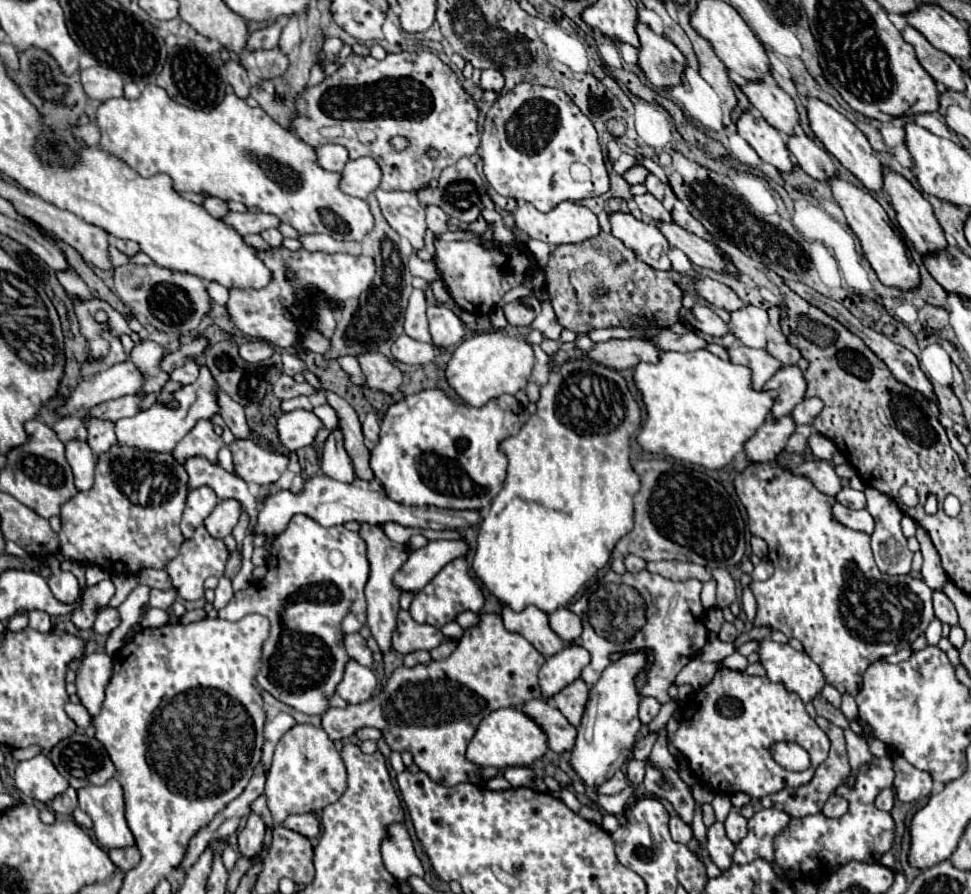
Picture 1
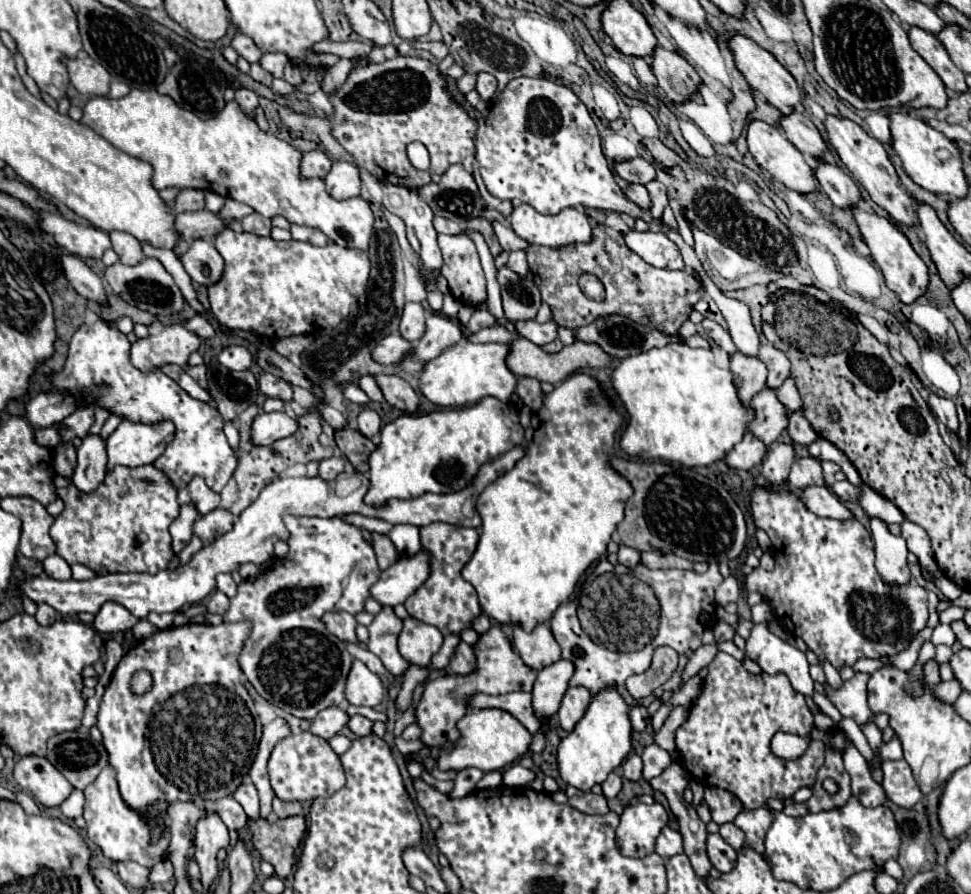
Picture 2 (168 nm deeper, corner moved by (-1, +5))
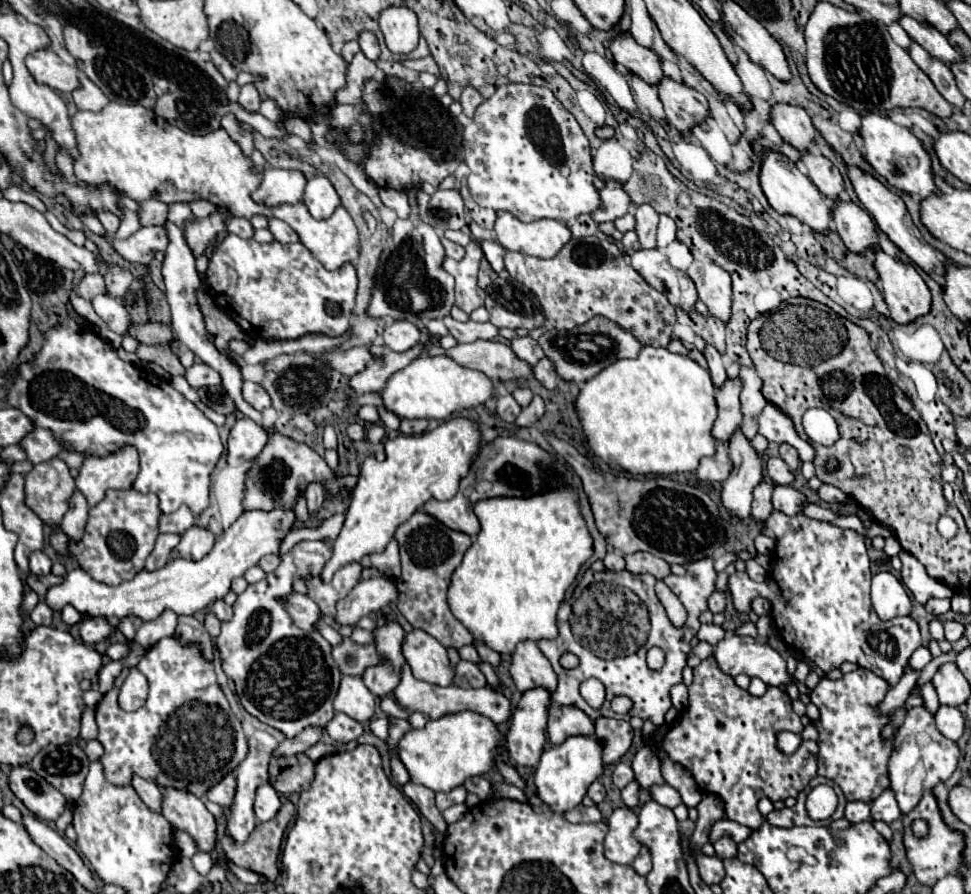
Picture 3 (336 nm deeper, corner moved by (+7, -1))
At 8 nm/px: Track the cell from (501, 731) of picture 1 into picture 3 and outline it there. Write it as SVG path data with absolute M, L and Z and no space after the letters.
M459 712L427 722L423 730L411 730L399 740L399 760L407 768L411 782L423 784L433 792L449 792L463 784L465 778L481 776L495 768L495 746L503 744L503 736L495 722L483 714Z

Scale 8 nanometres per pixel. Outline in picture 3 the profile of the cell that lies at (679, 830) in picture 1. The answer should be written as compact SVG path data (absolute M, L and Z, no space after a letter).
M641 848L637 860L633 862L633 868L635 868L635 872L639 872L643 876L651 870L651 852L647 848Z

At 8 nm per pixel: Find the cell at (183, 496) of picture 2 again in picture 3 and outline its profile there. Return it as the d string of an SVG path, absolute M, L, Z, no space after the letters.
M181 506L173 514L163 514L159 518L159 530L183 534L185 530L189 530L195 524L195 520L197 520L197 516L191 514L191 510L187 510L187 506Z

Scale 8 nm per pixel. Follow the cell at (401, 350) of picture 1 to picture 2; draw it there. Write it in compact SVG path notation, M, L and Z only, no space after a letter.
M399 334L385 336L371 350L371 358L379 364L397 364L403 358L403 352L407 352L407 348L411 348L411 344L403 340Z

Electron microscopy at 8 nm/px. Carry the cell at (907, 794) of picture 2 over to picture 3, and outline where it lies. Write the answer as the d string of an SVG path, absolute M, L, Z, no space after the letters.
M887 788L877 800L871 802L871 818L873 820L883 820L883 822L893 822L897 818L901 818L901 810L895 802L895 792L891 788Z

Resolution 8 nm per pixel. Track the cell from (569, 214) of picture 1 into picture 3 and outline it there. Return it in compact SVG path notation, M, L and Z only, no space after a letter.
M509 212L499 214L493 230L505 250L517 250L537 258L553 258L573 238L571 230L559 220L525 224Z

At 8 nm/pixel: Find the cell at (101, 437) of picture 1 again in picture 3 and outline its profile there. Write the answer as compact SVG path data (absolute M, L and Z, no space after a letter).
M75 490L75 494L71 496L71 502L69 502L69 510L67 510L65 518L61 520L61 530L65 534L69 534L73 540L79 540L83 536L87 512L89 512L87 498L83 498L83 494L79 494L79 490Z

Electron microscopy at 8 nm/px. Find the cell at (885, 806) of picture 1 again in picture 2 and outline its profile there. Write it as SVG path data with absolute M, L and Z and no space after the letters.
M851 742L845 748L843 760L845 760L845 770L851 776L853 796L867 808L875 808L875 806L885 804L885 790L881 788L881 784L877 784L873 780L865 758L859 754L859 750Z

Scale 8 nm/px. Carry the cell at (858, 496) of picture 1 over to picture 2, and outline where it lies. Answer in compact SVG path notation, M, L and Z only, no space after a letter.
M847 480L836 481L833 484L833 492L839 496L839 500L847 502L847 500L857 500L857 488L853 484L849 484Z

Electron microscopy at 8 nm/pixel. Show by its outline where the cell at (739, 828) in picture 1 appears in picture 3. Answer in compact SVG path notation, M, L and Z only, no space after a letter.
M727 836L719 838L719 840L713 844L713 848L715 848L715 854L717 854L719 858L723 858L723 860L737 856L737 844L735 844L731 838L727 838Z

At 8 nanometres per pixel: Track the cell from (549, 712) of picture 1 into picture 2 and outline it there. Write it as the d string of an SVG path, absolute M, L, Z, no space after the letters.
M507 692L499 696L489 694L473 694L467 700L469 708L499 708L513 714L529 732L535 732L541 722L531 712L531 694L527 692Z

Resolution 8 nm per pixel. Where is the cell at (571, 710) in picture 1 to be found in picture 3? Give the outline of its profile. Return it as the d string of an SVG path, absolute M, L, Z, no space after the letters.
M557 702L551 704L547 734L553 744L561 744L565 742L565 738L575 734L591 736L593 730L593 720L587 714L583 714L583 710L579 710L577 706L559 706Z

